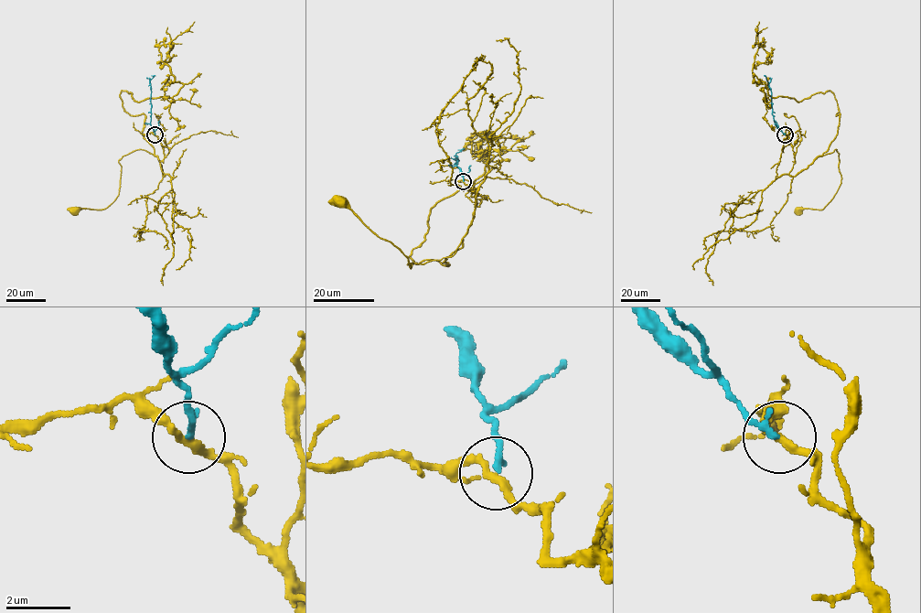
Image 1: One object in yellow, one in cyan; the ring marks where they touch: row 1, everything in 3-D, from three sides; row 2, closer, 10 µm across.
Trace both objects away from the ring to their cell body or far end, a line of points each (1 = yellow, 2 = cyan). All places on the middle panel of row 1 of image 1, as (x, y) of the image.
1: (463, 181), (477, 195), (471, 196), (478, 188), (471, 225), (456, 252), (410, 268), (404, 254), (340, 201)
2: (463, 181), (455, 155), (464, 148)

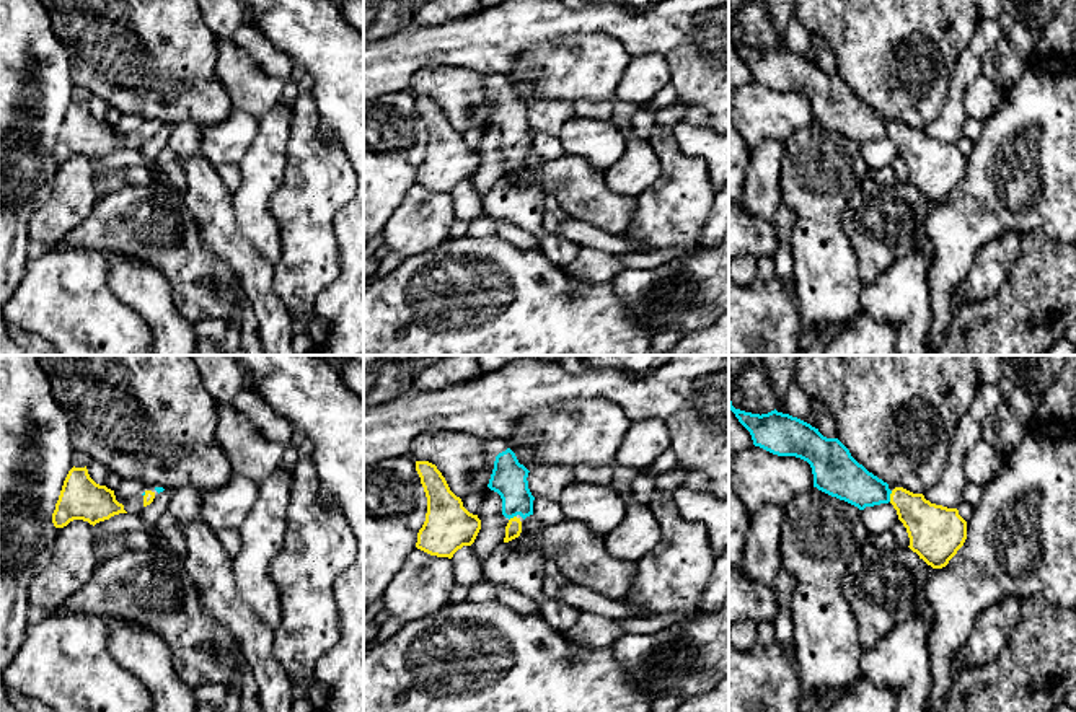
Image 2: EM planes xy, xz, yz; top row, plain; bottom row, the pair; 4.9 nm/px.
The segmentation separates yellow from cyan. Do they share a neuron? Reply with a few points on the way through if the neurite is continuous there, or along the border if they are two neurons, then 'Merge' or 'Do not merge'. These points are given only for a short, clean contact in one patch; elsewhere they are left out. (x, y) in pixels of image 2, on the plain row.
Path across: yz (930, 162), (902, 134), (890, 131), (861, 124), (843, 113). Merge

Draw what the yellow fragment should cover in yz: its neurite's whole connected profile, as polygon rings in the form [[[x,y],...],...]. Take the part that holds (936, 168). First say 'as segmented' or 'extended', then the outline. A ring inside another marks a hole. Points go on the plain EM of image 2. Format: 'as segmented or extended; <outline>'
extended; [[[729,26],[729,44],[735,49],[735,52],[739,54],[739,57],[750,67],[752,70],[752,75],[753,75],[753,80],[755,81],[760,81],[773,90],[778,90],[778,91],[796,91],[796,93],[800,93],[804,96],[807,96],[812,103],[812,109],[814,109],[814,122],[817,122],[818,125],[831,130],[831,132],[836,132],[840,135],[844,135],[854,142],[858,142],[859,145],[864,145],[866,142],[874,142],[874,140],[880,140],[880,138],[892,138],[893,143],[897,145],[897,150],[898,150],[898,155],[903,158],[903,161],[906,163],[906,168],[908,168],[908,173],[910,173],[910,184],[913,187],[916,187],[919,191],[919,194],[923,194],[928,200],[931,200],[933,204],[942,204],[949,199],[949,196],[957,189],[957,186],[964,181],[965,174],[967,174],[967,156],[959,150],[959,145],[957,143],[947,143],[947,142],[942,142],[942,140],[936,140],[936,138],[931,138],[929,135],[924,134],[923,129],[913,129],[903,122],[895,122],[893,125],[889,124],[889,119],[884,117],[882,114],[879,114],[877,111],[874,111],[872,108],[869,108],[862,99],[859,99],[849,88],[849,85],[838,75],[838,73],[827,73],[823,72],[818,64],[812,62],[810,59],[797,54],[797,52],[792,52],[789,49],[783,49],[783,47],[778,47],[776,44],[768,47],[768,49],[752,49],[752,47],[745,47],[745,46],[740,46],[740,44],[735,44],[732,41],[732,36],[730,36],[730,26]]]

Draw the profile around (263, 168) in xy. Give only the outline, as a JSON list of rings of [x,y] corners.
[[[282,99],[258,117],[258,134],[238,165],[241,184],[232,192],[238,230],[271,266],[280,256],[280,240],[269,199],[284,181],[290,124],[292,106]]]

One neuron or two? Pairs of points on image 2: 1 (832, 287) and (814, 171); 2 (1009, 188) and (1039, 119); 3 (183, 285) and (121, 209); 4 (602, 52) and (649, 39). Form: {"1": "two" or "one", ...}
{"1": "one", "2": "one", "3": "one", "4": "two"}

